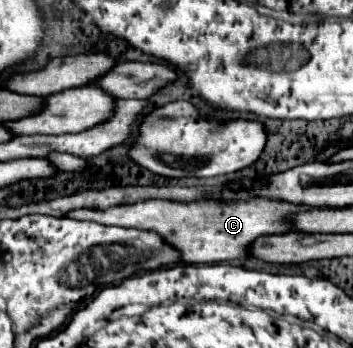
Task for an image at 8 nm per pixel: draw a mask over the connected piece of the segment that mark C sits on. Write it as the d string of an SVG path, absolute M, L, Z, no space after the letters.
M252 198L250 202L174 202L174 200L140 200L106 210L80 208L70 210L66 218L92 220L98 224L130 226L138 230L154 230L162 240L180 254L186 264L218 264L244 258L248 244L262 234L284 234L290 226L284 224L284 216L292 210L308 210L306 206L290 206L288 202L274 202L266 198Z

